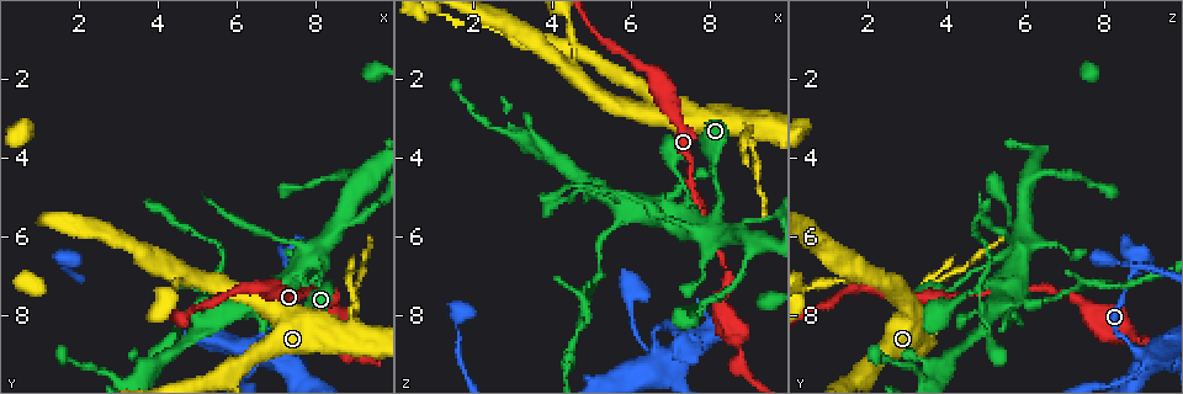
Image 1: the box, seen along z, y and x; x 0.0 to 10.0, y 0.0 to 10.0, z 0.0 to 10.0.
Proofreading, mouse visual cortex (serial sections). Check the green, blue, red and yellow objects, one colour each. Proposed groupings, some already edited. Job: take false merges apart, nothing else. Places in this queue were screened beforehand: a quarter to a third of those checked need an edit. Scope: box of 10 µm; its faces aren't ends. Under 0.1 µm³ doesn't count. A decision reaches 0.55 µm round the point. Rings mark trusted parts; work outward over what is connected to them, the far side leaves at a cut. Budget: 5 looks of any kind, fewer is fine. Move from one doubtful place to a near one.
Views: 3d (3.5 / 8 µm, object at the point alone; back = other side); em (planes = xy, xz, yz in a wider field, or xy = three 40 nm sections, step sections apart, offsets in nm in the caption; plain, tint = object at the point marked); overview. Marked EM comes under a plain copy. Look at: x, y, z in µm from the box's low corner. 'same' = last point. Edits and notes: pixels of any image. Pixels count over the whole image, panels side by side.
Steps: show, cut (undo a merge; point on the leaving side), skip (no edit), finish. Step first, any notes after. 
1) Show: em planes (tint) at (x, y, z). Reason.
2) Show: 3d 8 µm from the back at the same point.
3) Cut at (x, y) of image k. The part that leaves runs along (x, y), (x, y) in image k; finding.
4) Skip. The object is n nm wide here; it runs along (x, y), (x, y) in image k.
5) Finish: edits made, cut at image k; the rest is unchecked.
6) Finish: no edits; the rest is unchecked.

Show: 3d 8 µm at (8.50, 7.30, 6.85). Thin neck.

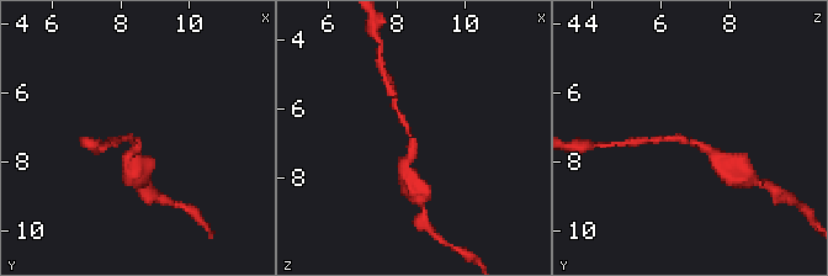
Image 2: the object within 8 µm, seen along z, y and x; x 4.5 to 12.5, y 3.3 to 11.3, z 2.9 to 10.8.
Show: 3d 3.5 µm at the same point.

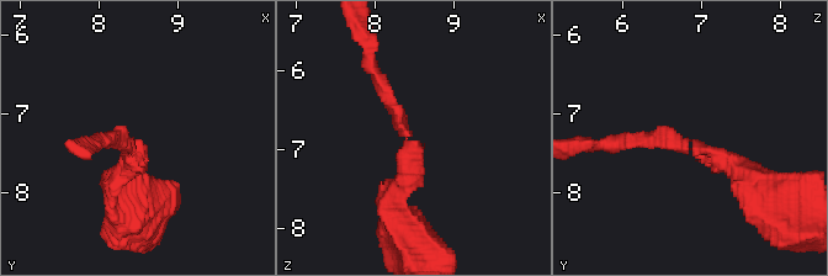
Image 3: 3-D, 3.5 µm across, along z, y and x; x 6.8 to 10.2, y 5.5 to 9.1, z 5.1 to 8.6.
Show: em xy step 2 (tint) at (8.45, 7.35, 6.90). The arms are 200, 250 nm wide; need the tissue.

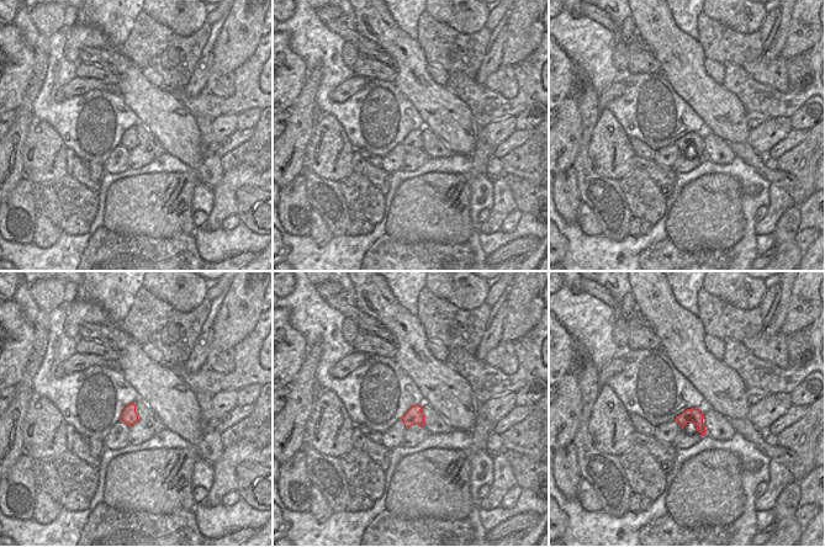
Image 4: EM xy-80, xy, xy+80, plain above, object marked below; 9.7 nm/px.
Skip. It runs along (627, 143), (690, 139), (750, 181) in image 3; one cell here.

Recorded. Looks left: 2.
Show: 3d 8 µm at (5.85, 7.75, 5.40). Thin arm on a thick one.

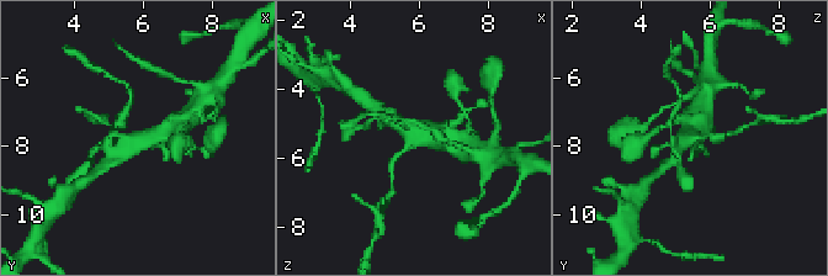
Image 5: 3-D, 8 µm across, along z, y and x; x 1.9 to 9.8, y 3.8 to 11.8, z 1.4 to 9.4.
Show: em xy step 2 (tint) at the same point. Need the tissue.

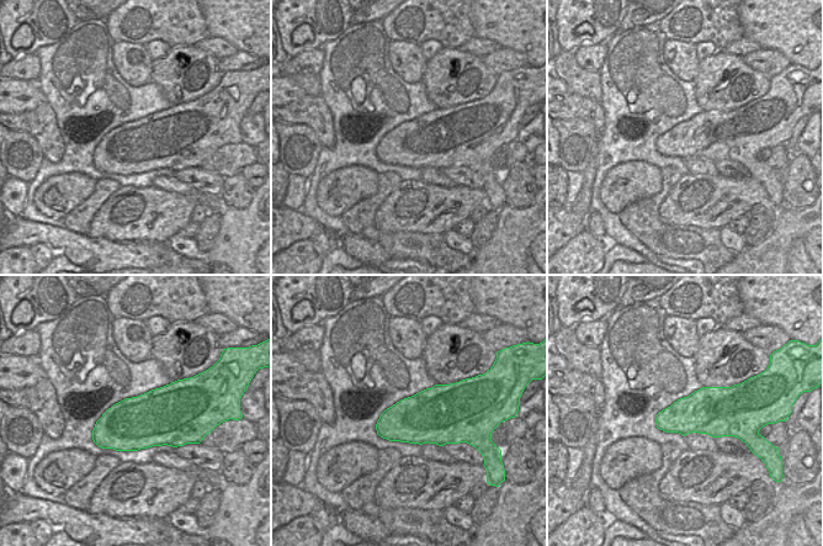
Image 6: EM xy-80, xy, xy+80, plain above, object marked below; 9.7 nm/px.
Cut at (723, 136) of image 5. The part that leaves runs along (705, 138), (737, 133), (749, 125) in image 5; two cells meet here.

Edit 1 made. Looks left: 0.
Finish: edits made, cut at image 5; the rest is unchecked.

